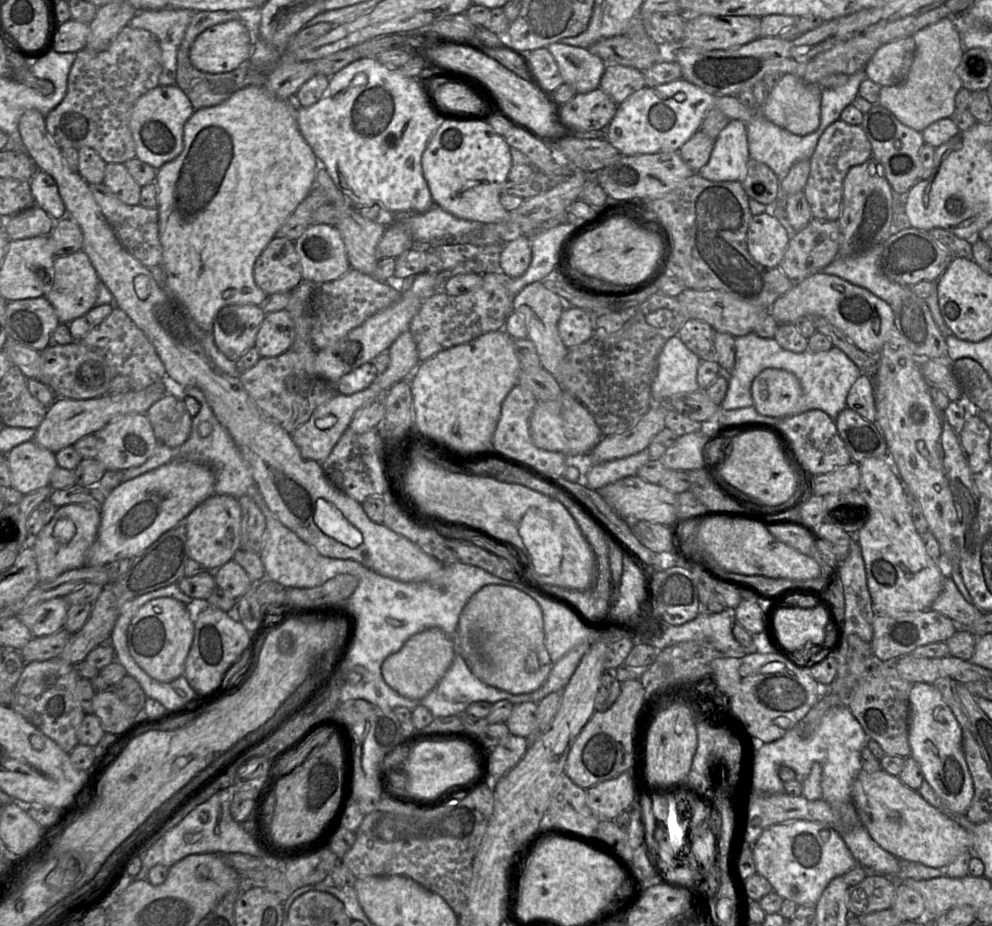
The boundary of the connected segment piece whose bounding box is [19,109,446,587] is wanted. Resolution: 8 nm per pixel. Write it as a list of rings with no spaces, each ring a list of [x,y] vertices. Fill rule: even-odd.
[[[27,110],[19,120],[19,132],[27,154],[38,169],[48,173],[55,180],[66,213],[81,228],[82,251],[87,254],[100,280],[111,292],[114,306],[123,310],[152,343],[165,367],[167,381],[171,388],[183,389],[194,386],[203,392],[217,420],[227,429],[243,458],[250,465],[258,489],[270,511],[279,521],[325,557],[354,560],[384,577],[401,582],[426,582],[437,587],[446,585],[446,565],[424,553],[417,545],[388,529],[384,524],[372,522],[361,503],[343,493],[329,481],[321,463],[304,458],[292,441],[291,434],[258,409],[244,389],[240,377],[229,376],[214,366],[203,347],[190,332],[186,320],[187,312],[170,291],[164,291],[159,287],[149,268],[120,244],[96,203],[88,183],[78,172],[71,171],[63,161],[61,149],[50,140],[47,133],[44,116],[38,110]]]

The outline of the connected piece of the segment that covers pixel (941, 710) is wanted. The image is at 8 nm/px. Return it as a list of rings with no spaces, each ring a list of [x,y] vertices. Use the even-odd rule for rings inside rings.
[[[917,682],[910,695],[908,741],[910,756],[921,768],[924,779],[952,814],[966,814],[974,795],[973,781],[963,751],[962,729],[942,694],[932,684]]]

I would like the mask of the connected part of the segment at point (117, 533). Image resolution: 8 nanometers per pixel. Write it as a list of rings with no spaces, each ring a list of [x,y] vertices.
[[[177,460],[120,483],[106,495],[97,538],[87,551],[85,566],[105,566],[115,560],[133,559],[212,496],[215,481],[210,467]]]

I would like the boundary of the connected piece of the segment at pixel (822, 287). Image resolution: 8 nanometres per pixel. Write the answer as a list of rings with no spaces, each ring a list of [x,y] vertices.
[[[824,273],[813,274],[794,284],[793,288],[779,297],[770,309],[770,313],[779,324],[794,324],[803,316],[822,316],[869,355],[879,355],[885,343],[898,332],[891,306],[866,288]]]

